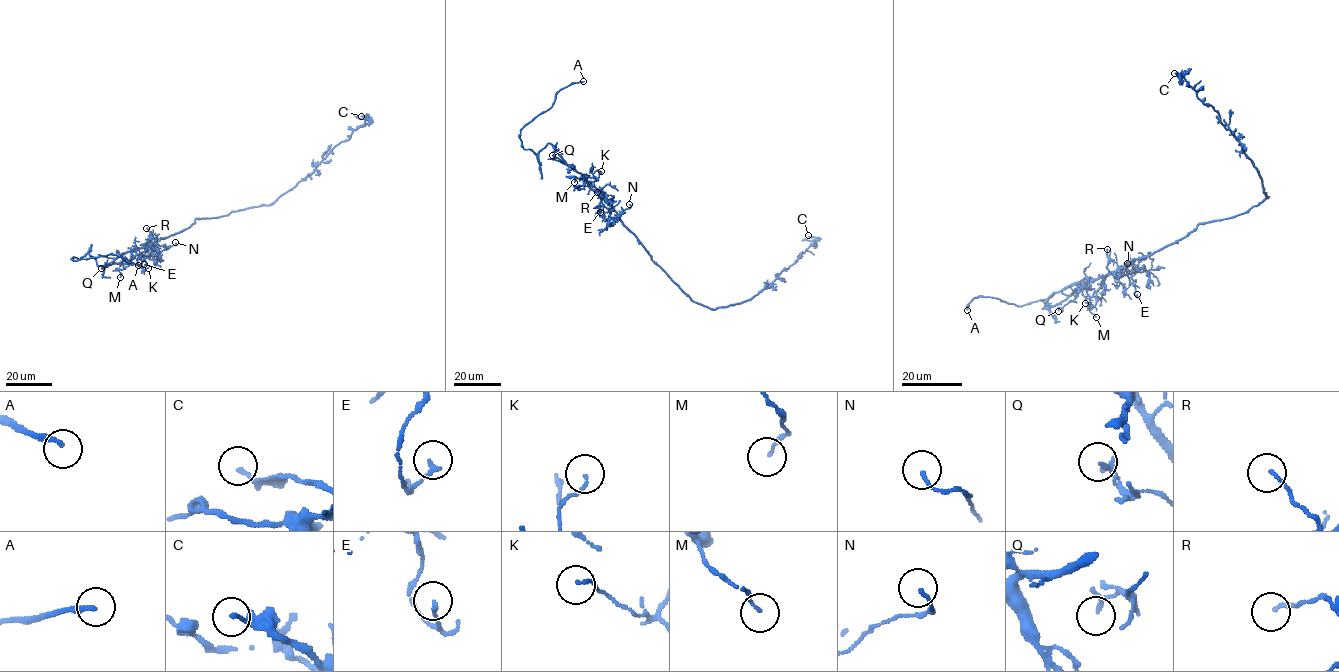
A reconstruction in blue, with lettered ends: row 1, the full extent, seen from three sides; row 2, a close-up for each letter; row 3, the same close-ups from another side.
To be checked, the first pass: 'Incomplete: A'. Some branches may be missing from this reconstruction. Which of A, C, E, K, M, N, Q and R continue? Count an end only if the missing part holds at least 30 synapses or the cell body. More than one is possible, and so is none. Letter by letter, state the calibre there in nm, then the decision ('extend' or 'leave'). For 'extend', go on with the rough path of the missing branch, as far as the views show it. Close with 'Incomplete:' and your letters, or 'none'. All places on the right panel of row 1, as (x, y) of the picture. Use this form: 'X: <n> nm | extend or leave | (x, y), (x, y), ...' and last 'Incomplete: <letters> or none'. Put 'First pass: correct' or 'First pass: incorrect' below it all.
A: 220 nm | extend
C: 160 nm | leave
E: 160 nm | leave
K: 110 nm | leave
M: 130 nm | leave
N: 120 nm | leave
Q: 180 nm | leave
R: 110 nm | leave
Incomplete: A
First pass: correct

